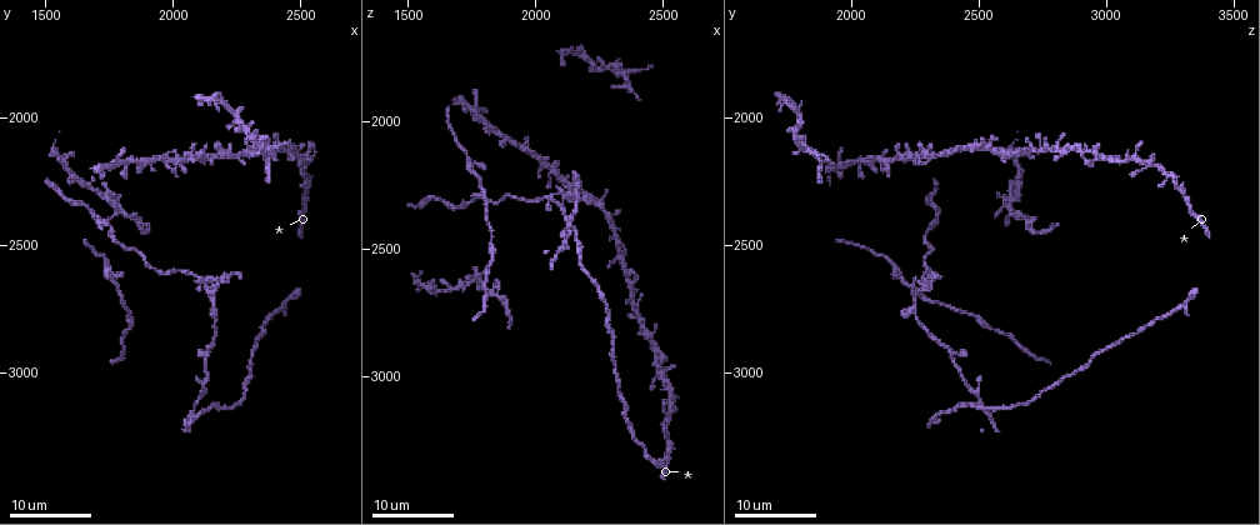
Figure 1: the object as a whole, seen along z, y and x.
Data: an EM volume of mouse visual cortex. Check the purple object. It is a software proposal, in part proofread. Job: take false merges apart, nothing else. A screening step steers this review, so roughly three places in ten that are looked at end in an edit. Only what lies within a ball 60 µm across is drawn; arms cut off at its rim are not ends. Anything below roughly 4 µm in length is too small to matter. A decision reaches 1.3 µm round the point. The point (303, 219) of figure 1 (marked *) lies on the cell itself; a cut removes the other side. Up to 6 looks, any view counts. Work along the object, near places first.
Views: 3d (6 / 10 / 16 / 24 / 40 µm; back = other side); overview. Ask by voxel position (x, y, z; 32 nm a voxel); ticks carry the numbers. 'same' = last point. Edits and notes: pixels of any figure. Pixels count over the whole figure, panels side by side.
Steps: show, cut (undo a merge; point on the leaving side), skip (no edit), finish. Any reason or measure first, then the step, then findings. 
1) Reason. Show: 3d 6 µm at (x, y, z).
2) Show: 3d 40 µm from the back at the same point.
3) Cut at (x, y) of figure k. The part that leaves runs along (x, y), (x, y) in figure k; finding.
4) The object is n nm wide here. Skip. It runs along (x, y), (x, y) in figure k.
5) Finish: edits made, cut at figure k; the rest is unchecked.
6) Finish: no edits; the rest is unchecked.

Small branch off a trunk. Show: 3d 24 µm at (1780, 2350, 2630).

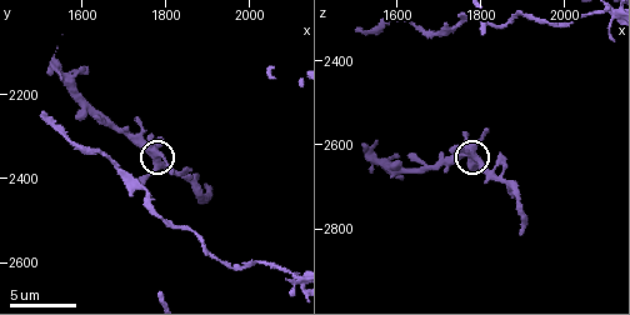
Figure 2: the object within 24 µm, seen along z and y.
Show: 3d 6 µm at (1780, 2360, 2625).

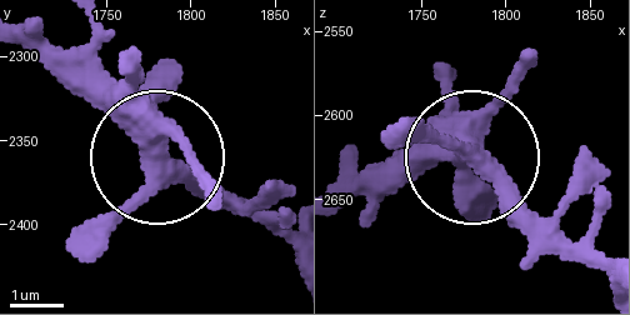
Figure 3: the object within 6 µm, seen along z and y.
Show: 3d 6 µm from the back at (1776, 2360, 2622).

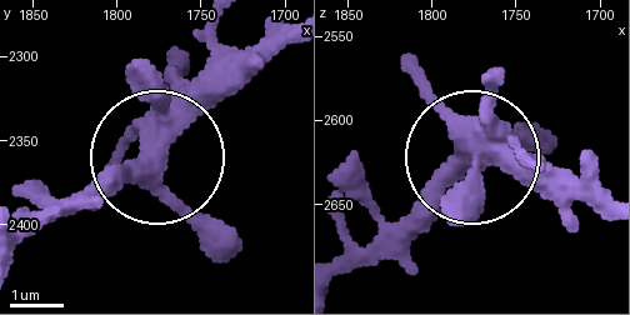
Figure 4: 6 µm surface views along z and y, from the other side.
The object is 390 nm wide here. Skip. One cell here.

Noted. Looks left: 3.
Four or more arms meet. Show: 3d 24 µm at (2110, 2640, 2290).

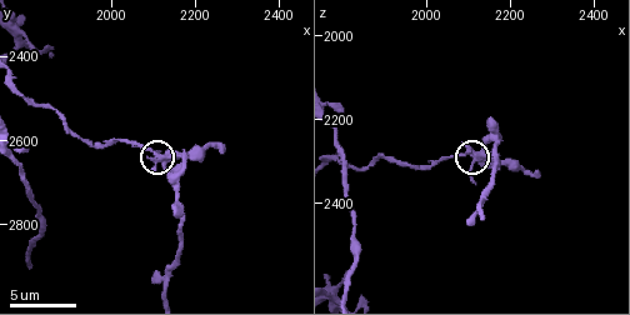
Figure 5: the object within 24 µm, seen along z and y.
Zoom in. Show: 3d 6 µm at (2120, 2640, 2295).

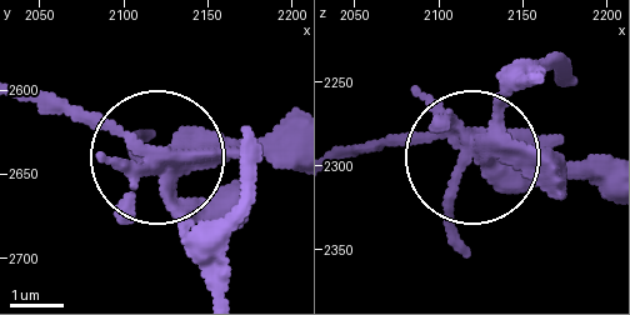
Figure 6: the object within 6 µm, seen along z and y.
Skip. It runs along (533, 85), (474, 148), (600, 165) in figure 6; one cell here.

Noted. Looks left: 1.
Finish: no edits; the rest is unchecked.

